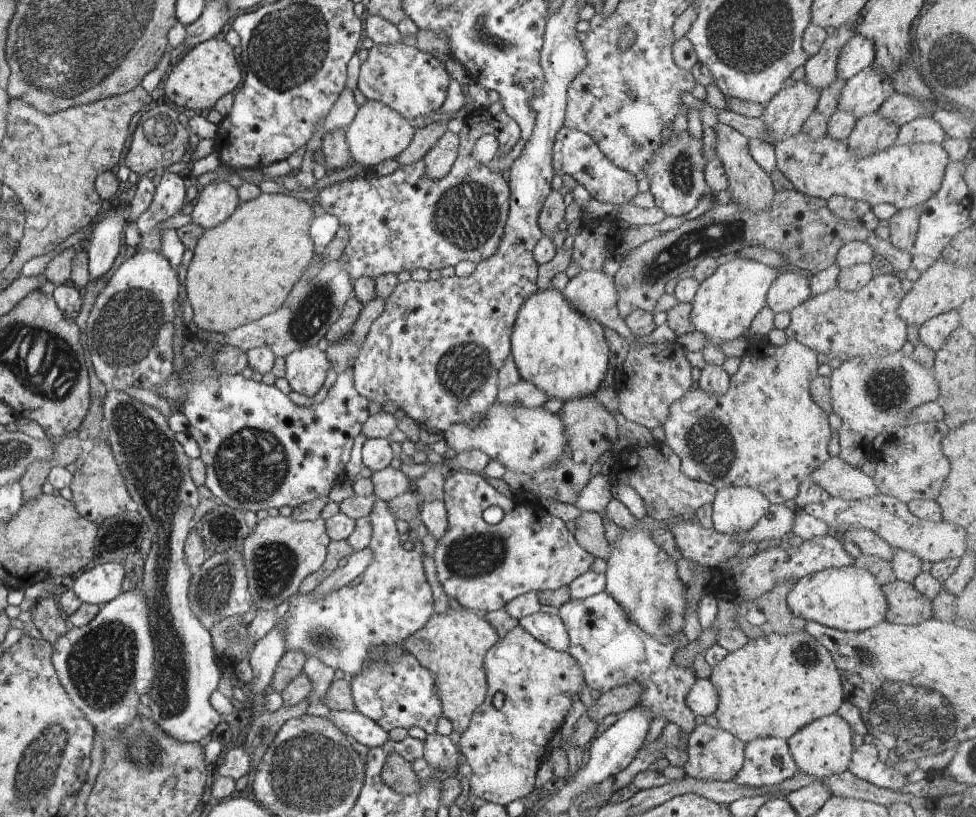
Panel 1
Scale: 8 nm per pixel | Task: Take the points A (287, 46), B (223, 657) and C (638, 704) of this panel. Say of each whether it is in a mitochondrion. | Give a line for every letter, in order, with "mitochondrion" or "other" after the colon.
A: mitochondrion
B: other
C: other

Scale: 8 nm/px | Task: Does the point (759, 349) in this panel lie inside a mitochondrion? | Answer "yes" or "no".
no

